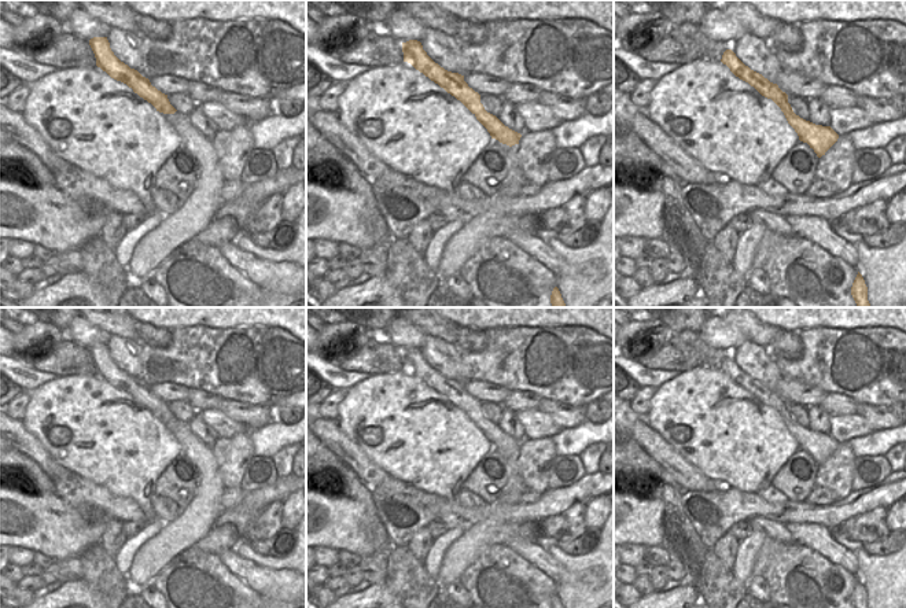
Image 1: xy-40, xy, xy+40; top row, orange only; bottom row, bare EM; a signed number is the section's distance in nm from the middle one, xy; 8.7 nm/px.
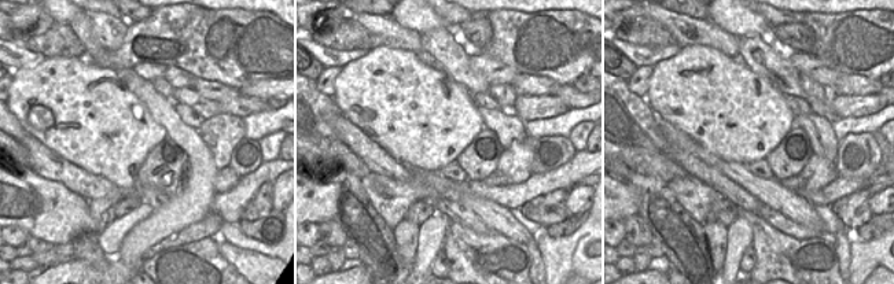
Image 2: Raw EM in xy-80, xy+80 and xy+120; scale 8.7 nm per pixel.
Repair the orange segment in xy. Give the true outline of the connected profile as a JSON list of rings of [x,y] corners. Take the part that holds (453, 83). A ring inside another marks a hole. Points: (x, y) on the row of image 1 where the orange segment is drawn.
[[[417,40],[402,43],[404,62],[410,63],[448,93],[460,100],[487,129],[491,139],[509,147],[519,144],[520,133],[505,126],[496,115],[487,113],[480,103],[480,95],[464,81],[464,75],[452,73],[435,63]]]

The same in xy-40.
[[[93,37],[89,45],[96,58],[96,66],[106,71],[111,78],[126,84],[140,97],[151,103],[156,111],[174,114],[177,110],[170,104],[167,95],[151,85],[150,80],[137,70],[121,62],[110,48],[107,37]]]

